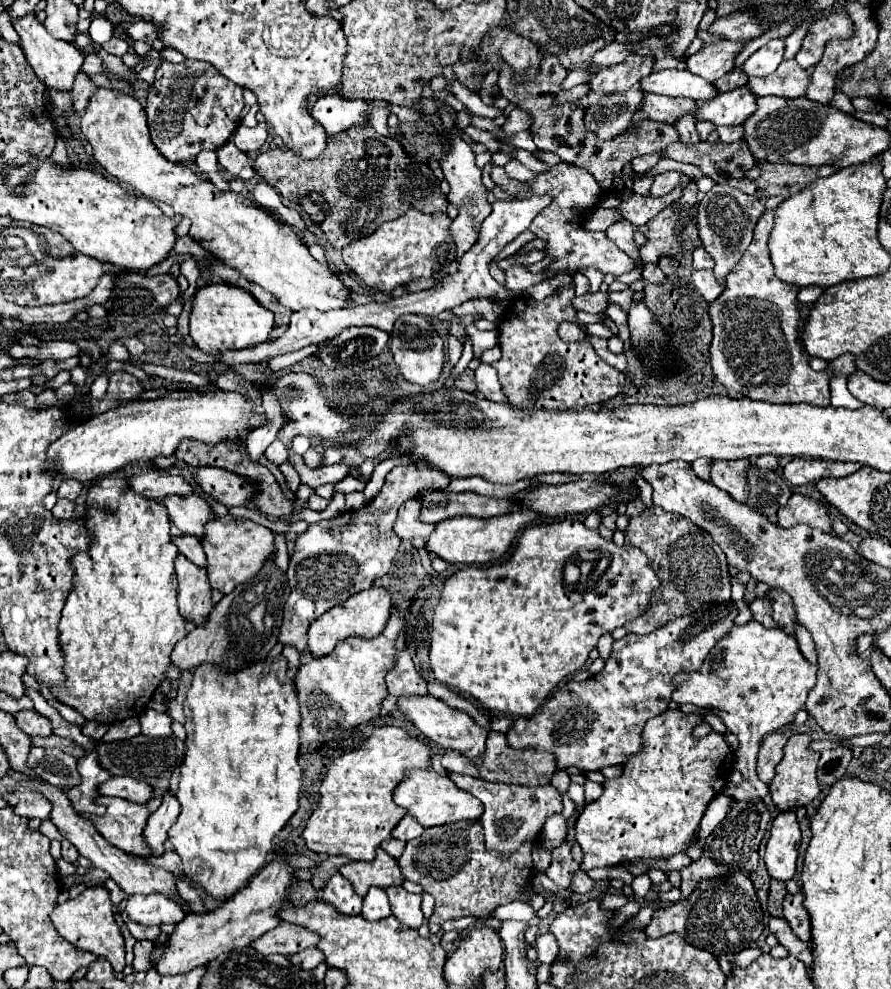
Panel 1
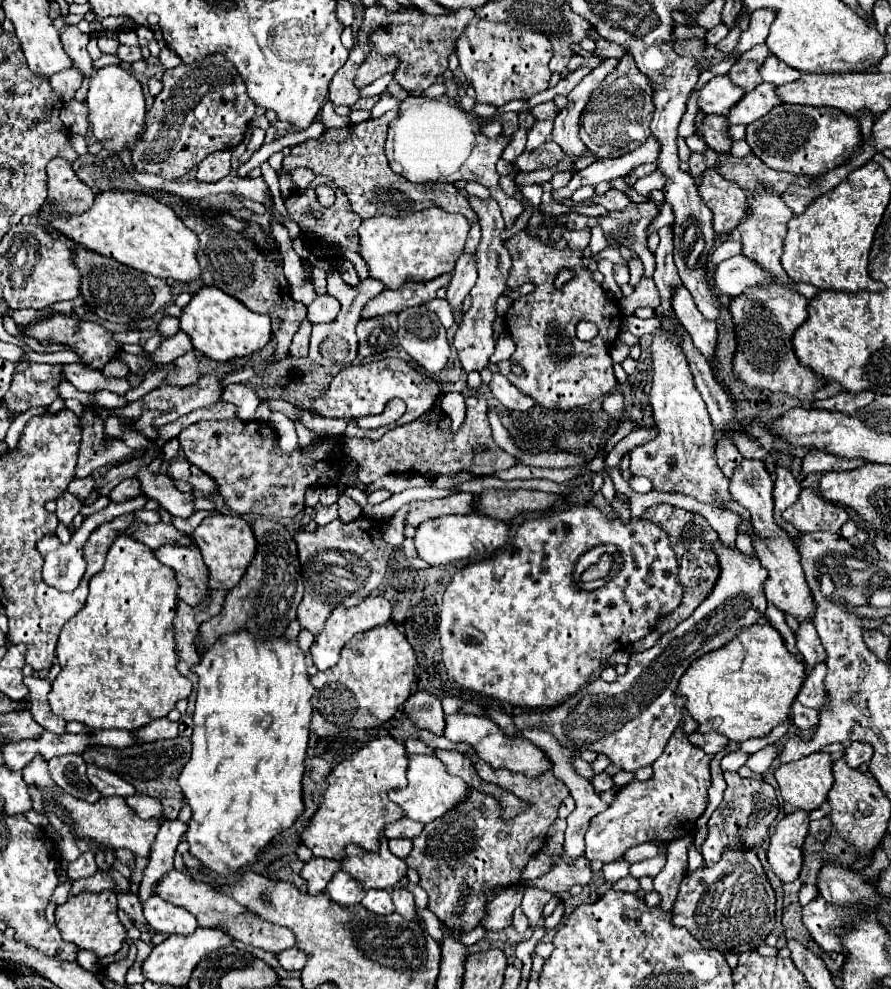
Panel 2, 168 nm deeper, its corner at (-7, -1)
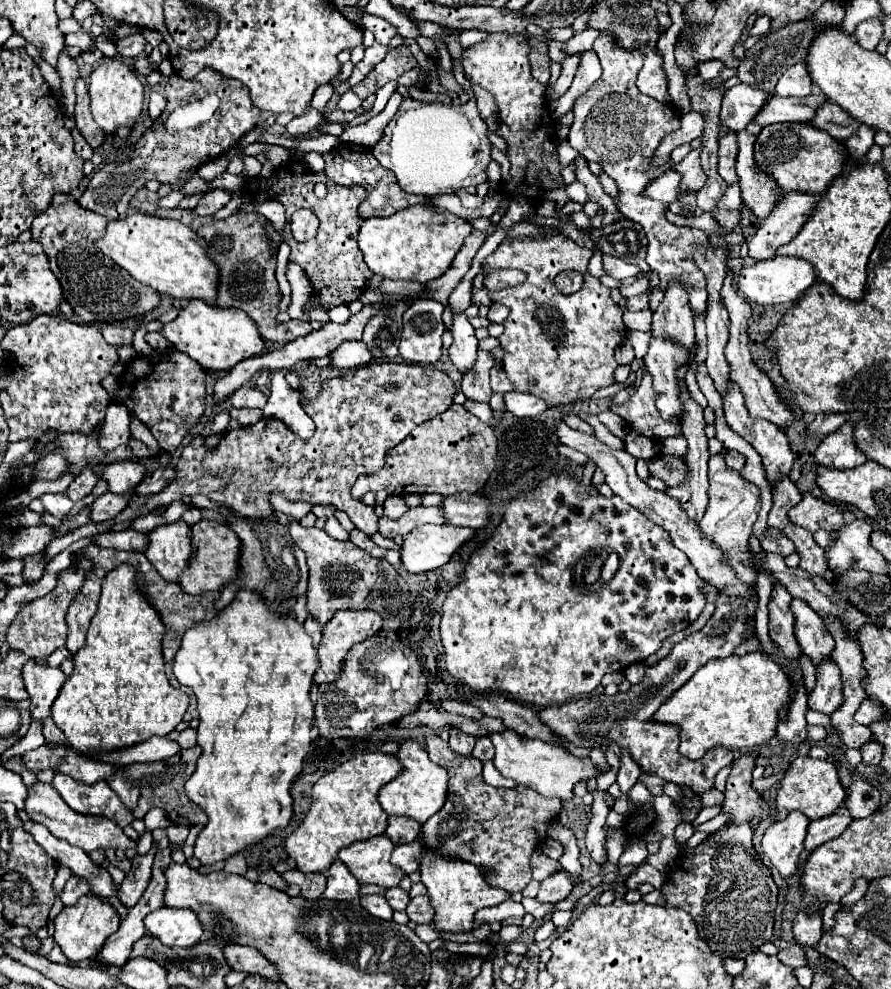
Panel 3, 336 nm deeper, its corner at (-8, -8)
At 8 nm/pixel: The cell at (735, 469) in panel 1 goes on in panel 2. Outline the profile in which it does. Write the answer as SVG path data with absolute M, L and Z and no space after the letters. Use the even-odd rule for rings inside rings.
M742 460L742 464L734 470L734 476L730 478L732 498L738 504L742 504L752 516L752 530L756 536L752 546L756 550L756 556L762 560L762 566L768 570L766 598L770 602L774 602L782 612L794 616L798 622L812 620L812 616L816 614L812 592L806 584L804 570L800 566L800 554L798 554L796 546L772 518L772 510L774 510L772 490L774 490L774 482L772 482L770 474L766 472L766 466L760 460Z

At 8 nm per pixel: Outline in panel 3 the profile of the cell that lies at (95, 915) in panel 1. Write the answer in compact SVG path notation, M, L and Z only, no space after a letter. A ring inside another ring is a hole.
M91 893L81 895L79 901L71 907L63 907L63 911L55 917L55 943L61 947L67 959L71 961L83 961L83 959L93 959L101 951L103 943L119 929L119 913L115 907L101 897L95 897Z

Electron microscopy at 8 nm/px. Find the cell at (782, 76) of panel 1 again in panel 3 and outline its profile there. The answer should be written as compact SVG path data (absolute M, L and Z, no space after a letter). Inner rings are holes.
M831 101L823 103L823 107L819 107L819 111L815 111L815 119L811 123L815 127L827 131L831 137L835 137L839 141L847 141L861 127L861 123L855 123L855 119L851 119L851 115L847 115L847 111L843 111L843 107L839 107L837 103L831 103Z

